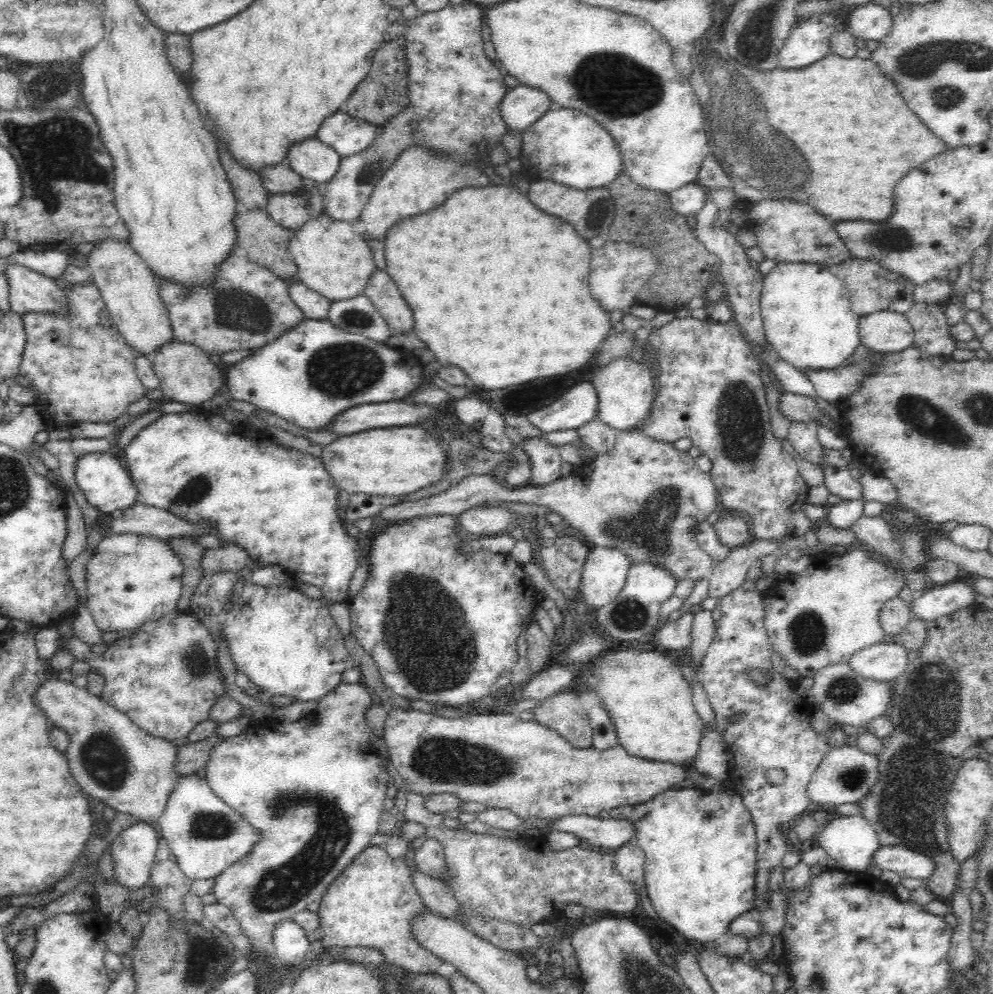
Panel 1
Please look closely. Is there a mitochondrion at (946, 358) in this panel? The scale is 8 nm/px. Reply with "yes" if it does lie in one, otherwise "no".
no

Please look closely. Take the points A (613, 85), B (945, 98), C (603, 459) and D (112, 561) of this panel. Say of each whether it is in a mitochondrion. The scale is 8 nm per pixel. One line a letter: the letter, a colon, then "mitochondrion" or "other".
A: mitochondrion
B: mitochondrion
C: other
D: mitochondrion

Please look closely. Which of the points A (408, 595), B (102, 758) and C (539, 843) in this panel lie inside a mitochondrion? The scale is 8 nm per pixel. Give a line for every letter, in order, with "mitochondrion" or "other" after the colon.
A: mitochondrion
B: mitochondrion
C: other

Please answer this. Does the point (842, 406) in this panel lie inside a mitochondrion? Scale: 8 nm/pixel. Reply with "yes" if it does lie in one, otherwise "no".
no

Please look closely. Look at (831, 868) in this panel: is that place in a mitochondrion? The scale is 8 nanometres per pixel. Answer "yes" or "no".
no

